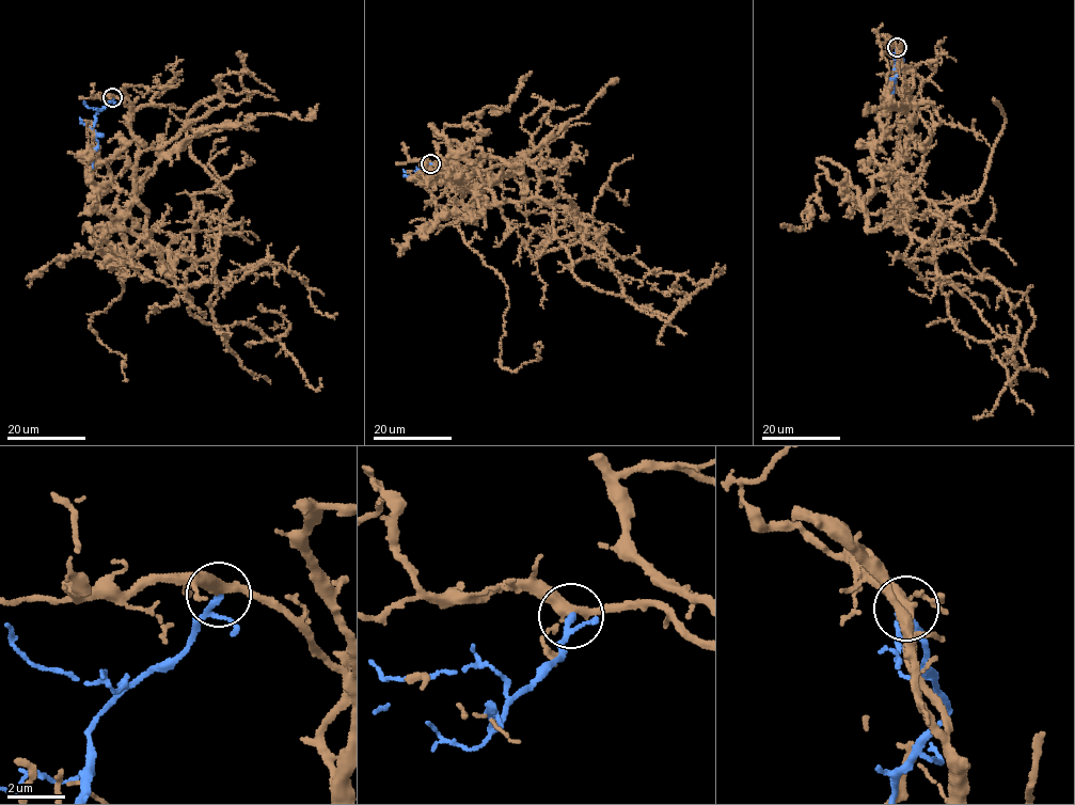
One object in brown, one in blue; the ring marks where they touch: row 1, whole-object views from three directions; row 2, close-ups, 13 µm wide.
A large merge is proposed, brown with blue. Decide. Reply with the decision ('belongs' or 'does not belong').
does not belong

